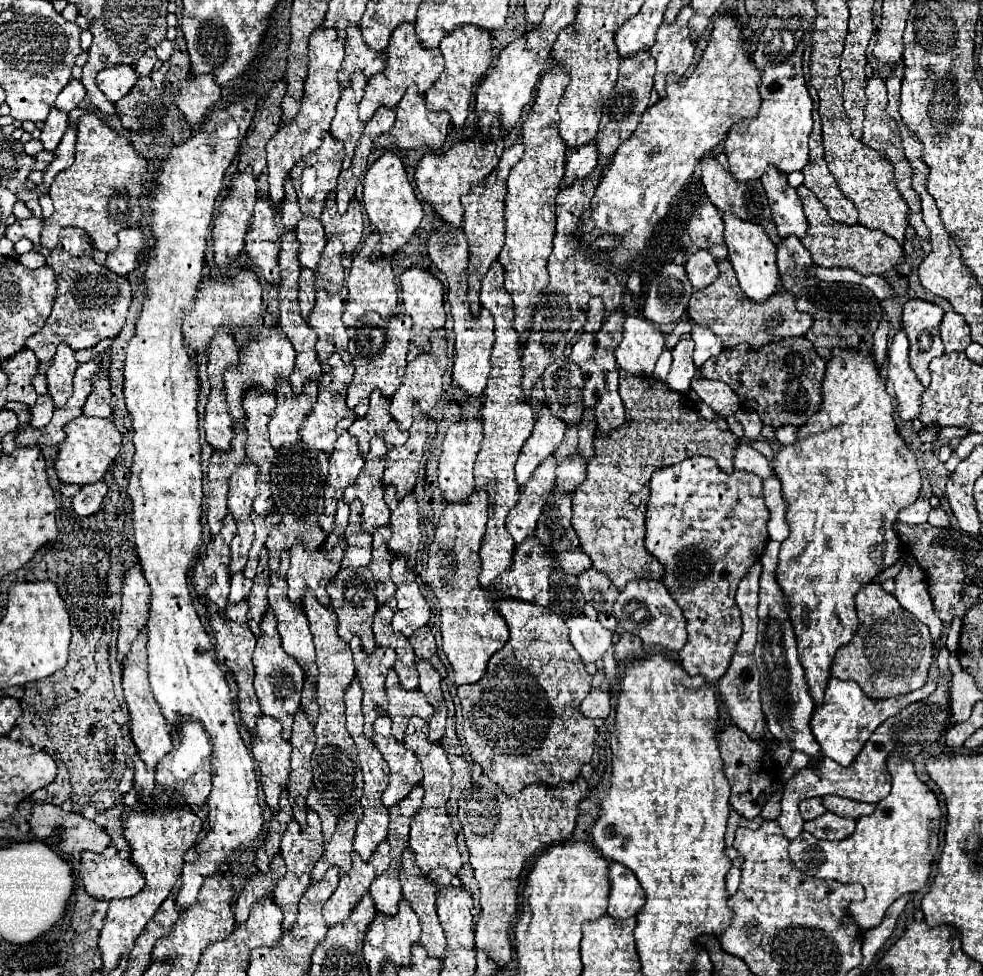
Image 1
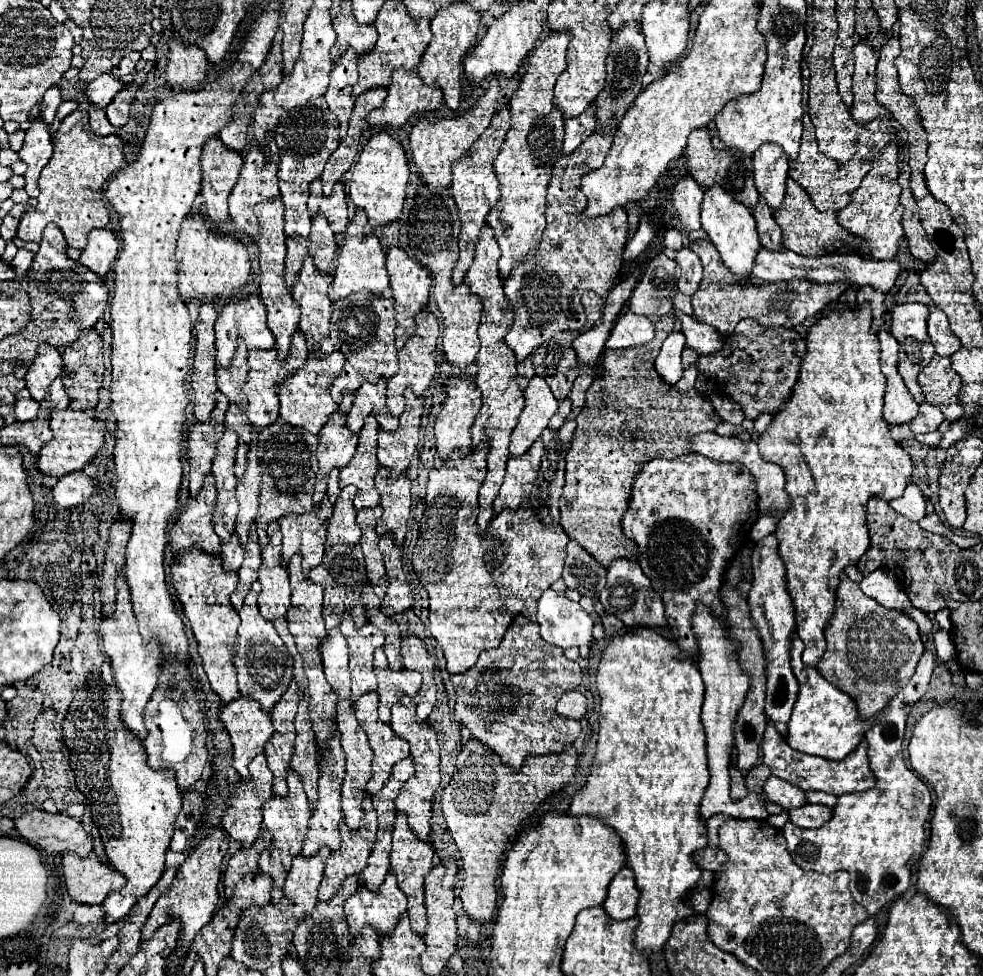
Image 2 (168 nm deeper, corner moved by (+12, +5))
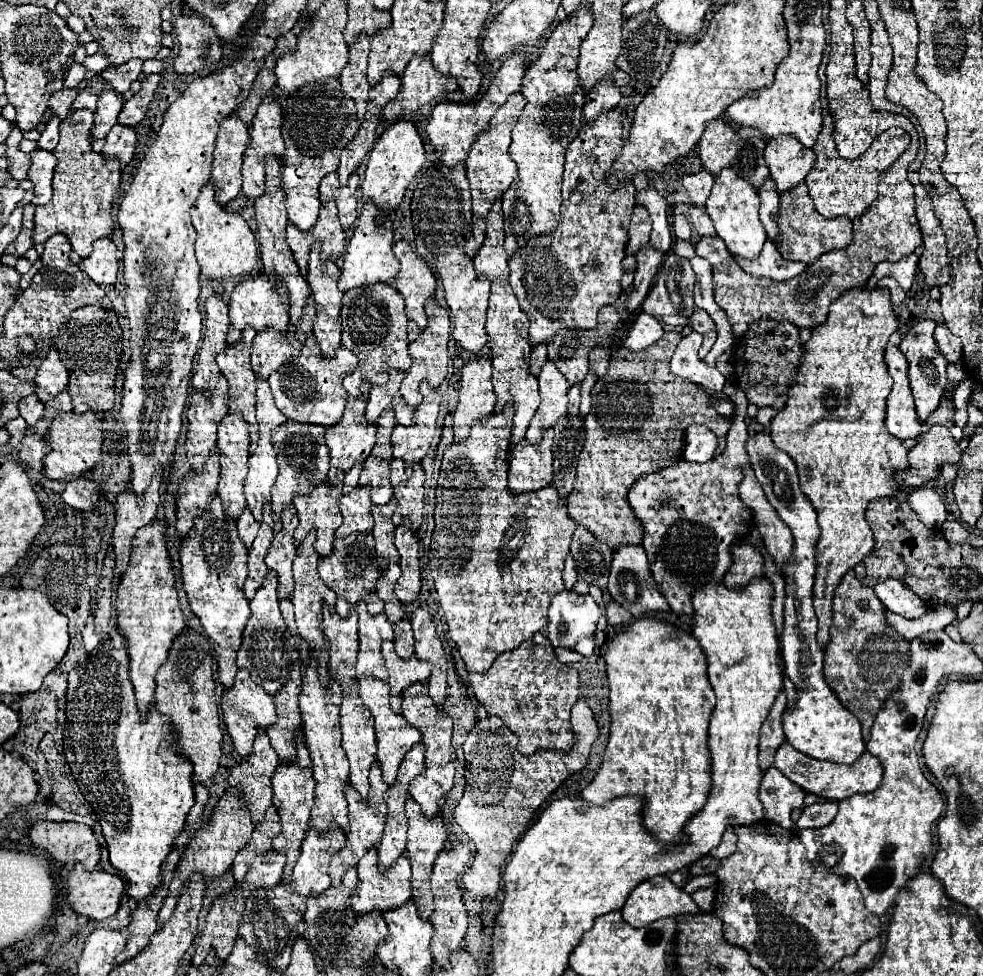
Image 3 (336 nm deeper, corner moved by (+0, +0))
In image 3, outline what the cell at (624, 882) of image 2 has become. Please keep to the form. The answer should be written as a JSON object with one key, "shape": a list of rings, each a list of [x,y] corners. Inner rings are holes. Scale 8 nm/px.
{"shape":[[[654,876],[646,882],[640,882],[628,896],[622,918],[630,926],[646,926],[658,918],[680,916],[680,914],[698,914],[700,908],[682,892],[668,876]]]}

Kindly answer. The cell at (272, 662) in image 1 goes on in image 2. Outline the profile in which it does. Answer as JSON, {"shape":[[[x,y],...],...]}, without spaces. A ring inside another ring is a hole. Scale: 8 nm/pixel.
{"shape":[[[254,581],[250,593],[244,599],[242,609],[238,611],[242,623],[240,623],[240,629],[238,629],[236,643],[234,643],[234,659],[232,661],[234,661],[236,673],[238,673],[240,693],[244,697],[254,697],[262,705],[262,709],[266,713],[270,713],[274,709],[276,701],[280,701],[282,691],[286,691],[290,679],[294,677],[294,669],[292,669],[290,653],[282,651],[286,647],[284,647],[280,635],[276,633],[274,625],[270,621],[262,619],[262,615],[258,611],[258,605],[256,605],[258,593],[260,593],[260,583]]]}

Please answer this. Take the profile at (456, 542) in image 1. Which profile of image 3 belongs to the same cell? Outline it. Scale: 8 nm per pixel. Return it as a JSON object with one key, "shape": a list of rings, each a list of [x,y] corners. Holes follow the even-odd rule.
{"shape":[[[508,404],[500,414],[490,414],[484,422],[474,424],[468,440],[448,446],[436,486],[436,526],[428,562],[440,596],[440,606],[446,614],[450,638],[456,642],[466,670],[480,674],[490,670],[498,654],[516,650],[536,632],[546,634],[548,604],[554,594],[566,590],[562,572],[564,560],[570,554],[572,534],[576,530],[576,522],[568,516],[566,504],[554,486],[546,486],[538,492],[526,492],[526,496],[508,494],[506,452],[510,444],[512,416],[514,408]]]}

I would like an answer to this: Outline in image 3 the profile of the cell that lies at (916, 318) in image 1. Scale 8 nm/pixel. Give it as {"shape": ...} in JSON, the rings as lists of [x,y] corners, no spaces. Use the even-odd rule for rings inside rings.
{"shape":[[[918,320],[918,322],[914,322],[914,326],[908,330],[906,338],[900,344],[900,350],[904,352],[904,356],[906,356],[908,364],[910,364],[908,380],[910,380],[910,388],[912,388],[914,400],[916,400],[918,418],[922,422],[926,422],[930,412],[934,412],[938,408],[940,398],[942,398],[942,390],[946,386],[946,366],[948,366],[948,360],[942,356],[942,352],[938,350],[938,346],[934,342],[934,336],[932,336],[934,328],[936,328],[934,320]]]}

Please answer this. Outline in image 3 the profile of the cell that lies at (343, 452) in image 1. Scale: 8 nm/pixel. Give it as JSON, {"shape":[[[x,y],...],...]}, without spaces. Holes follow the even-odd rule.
{"shape":[[[364,384],[360,388],[360,396],[350,396],[348,404],[346,404],[346,412],[342,416],[342,420],[330,428],[326,428],[326,446],[330,450],[330,474],[336,474],[338,470],[342,470],[344,474],[350,472],[350,468],[354,464],[362,464],[376,442],[376,428],[374,424],[366,422],[364,418],[364,406],[368,400],[368,392],[370,392],[370,384]]]}

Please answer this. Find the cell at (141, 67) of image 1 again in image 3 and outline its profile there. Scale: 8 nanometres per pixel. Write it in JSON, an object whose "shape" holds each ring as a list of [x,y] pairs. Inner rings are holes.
{"shape":[[[134,58],[134,60],[126,62],[126,64],[118,66],[118,68],[106,68],[106,70],[102,72],[102,76],[104,76],[106,82],[112,84],[112,88],[114,88],[116,92],[124,94],[124,92],[130,88],[130,84],[132,84],[134,80],[138,80],[138,76],[140,76],[140,72],[142,72],[142,64],[144,64],[144,60]]]}

